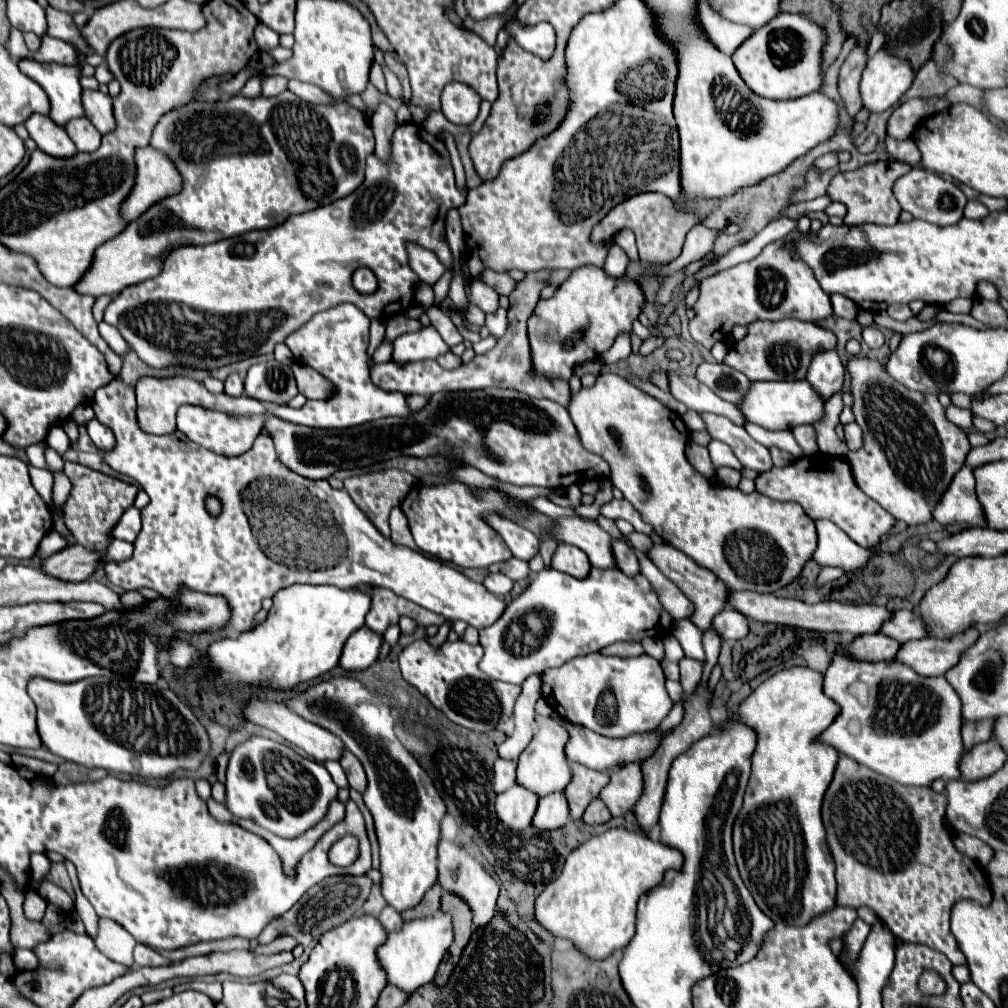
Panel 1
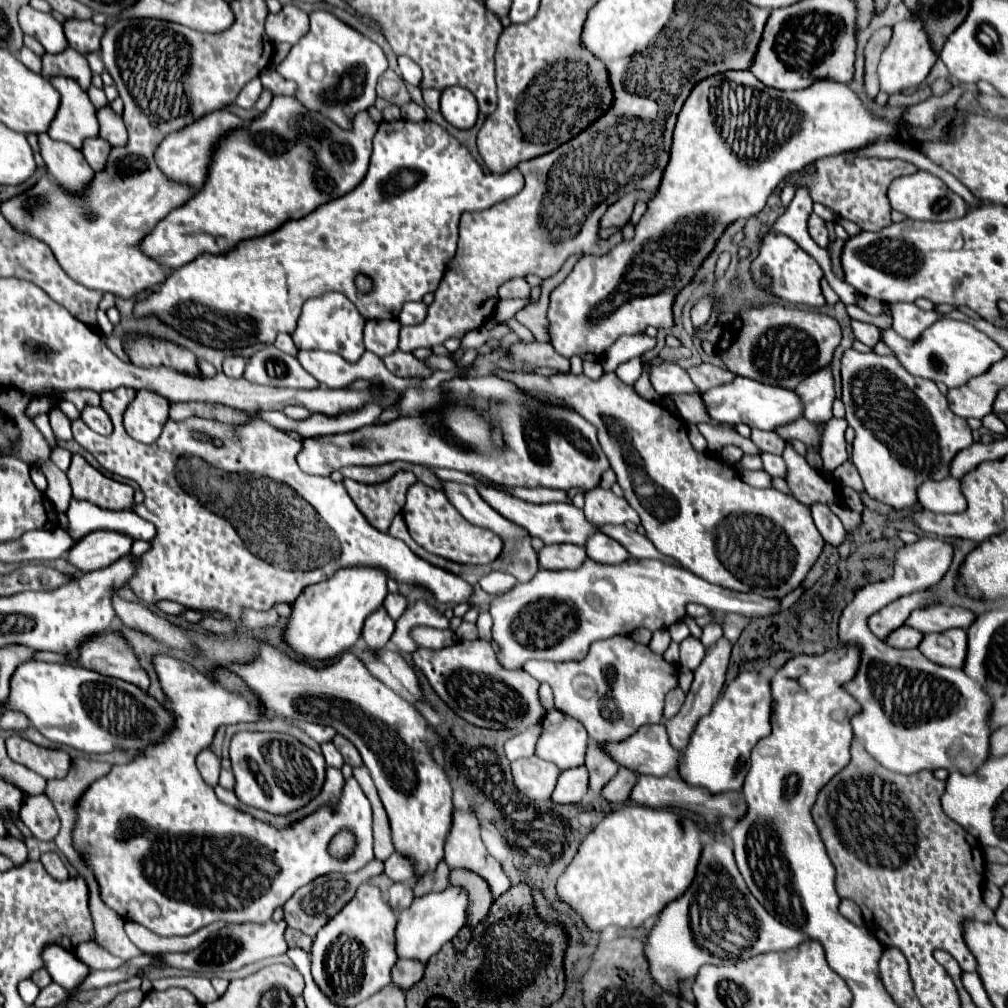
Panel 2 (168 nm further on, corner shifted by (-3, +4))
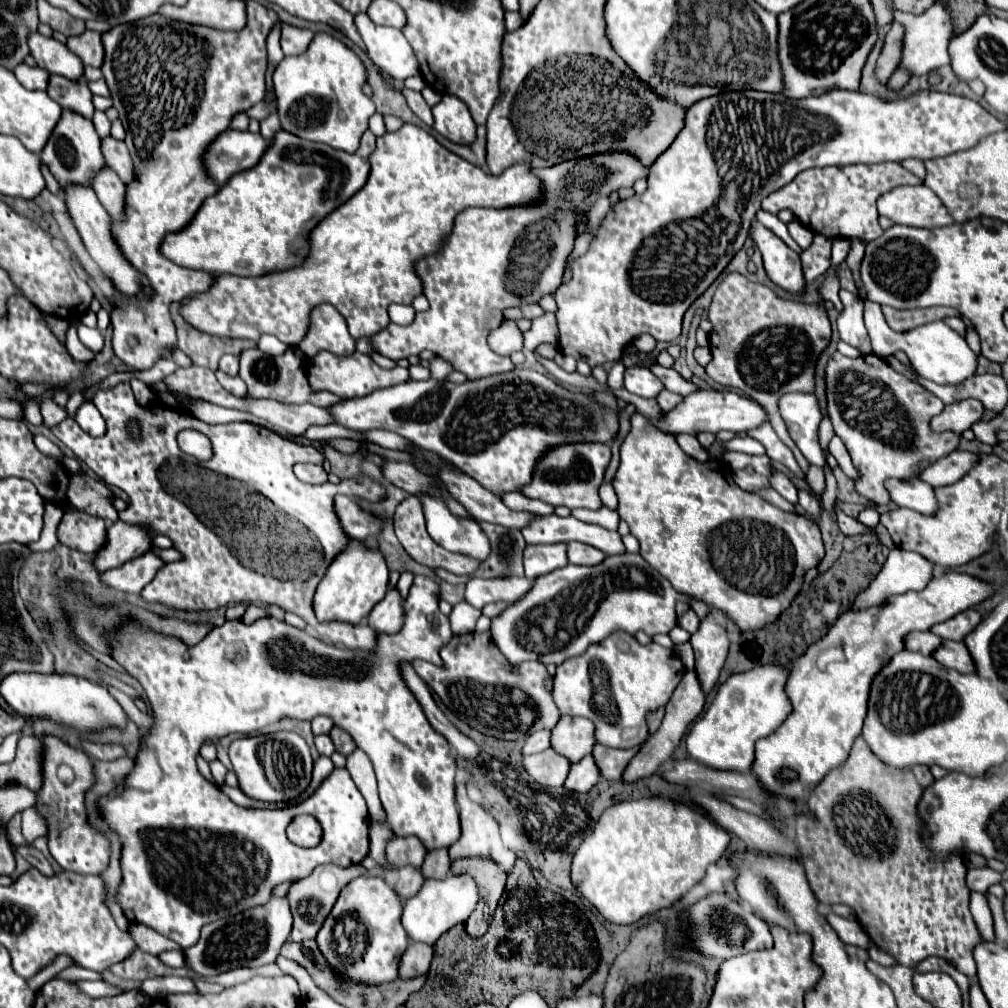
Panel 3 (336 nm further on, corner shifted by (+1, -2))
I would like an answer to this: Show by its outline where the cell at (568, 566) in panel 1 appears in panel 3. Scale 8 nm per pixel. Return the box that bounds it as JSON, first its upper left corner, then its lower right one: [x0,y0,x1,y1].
[524,544,568,580]

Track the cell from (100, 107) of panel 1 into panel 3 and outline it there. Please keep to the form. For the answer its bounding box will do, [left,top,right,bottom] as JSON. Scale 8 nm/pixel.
[102,136,132,184]

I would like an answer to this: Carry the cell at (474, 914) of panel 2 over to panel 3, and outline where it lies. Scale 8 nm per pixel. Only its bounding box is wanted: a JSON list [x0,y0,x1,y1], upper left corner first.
[452,860,506,938]

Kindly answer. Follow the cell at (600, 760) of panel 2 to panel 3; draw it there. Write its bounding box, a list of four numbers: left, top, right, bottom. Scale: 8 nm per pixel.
[592,746,640,782]

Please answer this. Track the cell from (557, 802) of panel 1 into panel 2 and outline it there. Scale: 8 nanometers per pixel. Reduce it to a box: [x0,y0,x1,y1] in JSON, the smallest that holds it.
[552,766,588,804]

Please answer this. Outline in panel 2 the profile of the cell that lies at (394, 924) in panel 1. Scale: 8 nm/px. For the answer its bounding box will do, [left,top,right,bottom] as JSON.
[388,882,414,910]

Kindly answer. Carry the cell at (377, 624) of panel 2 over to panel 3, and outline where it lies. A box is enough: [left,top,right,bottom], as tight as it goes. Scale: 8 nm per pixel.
[368,590,402,634]

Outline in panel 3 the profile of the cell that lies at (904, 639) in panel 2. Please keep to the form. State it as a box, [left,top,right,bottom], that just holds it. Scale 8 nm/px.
[904,630,942,656]

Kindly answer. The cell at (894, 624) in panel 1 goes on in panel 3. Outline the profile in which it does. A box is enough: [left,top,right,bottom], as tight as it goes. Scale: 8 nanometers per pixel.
[930,608,982,640]

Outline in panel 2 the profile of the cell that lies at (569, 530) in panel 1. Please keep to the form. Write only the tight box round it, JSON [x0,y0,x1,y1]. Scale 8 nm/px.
[476,486,596,546]

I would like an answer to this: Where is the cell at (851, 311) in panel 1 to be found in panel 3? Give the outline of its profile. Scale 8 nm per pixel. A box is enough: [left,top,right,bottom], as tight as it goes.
[800,234,832,284]

